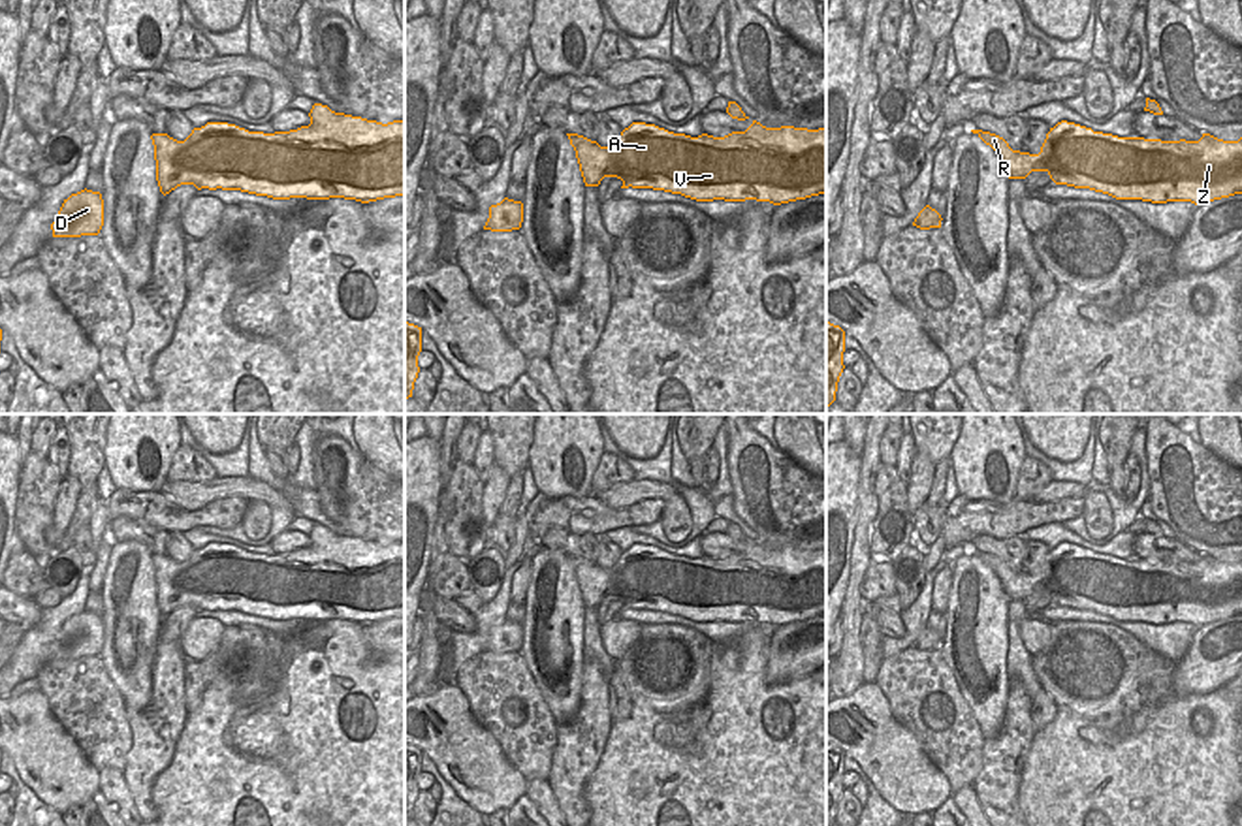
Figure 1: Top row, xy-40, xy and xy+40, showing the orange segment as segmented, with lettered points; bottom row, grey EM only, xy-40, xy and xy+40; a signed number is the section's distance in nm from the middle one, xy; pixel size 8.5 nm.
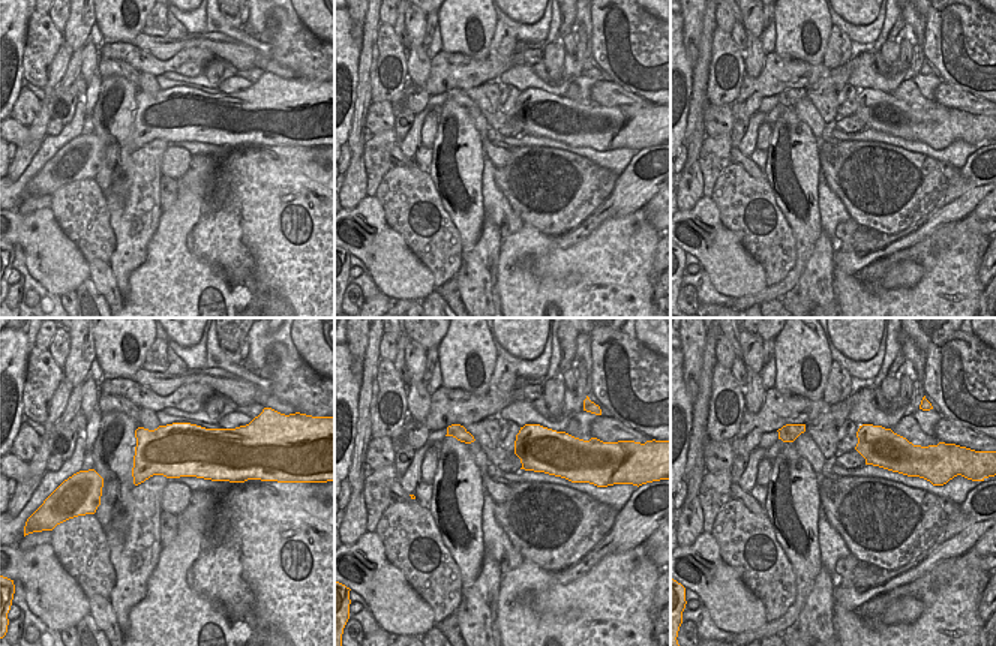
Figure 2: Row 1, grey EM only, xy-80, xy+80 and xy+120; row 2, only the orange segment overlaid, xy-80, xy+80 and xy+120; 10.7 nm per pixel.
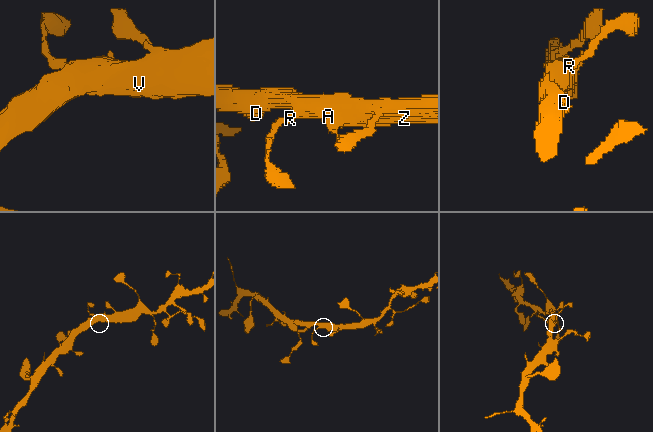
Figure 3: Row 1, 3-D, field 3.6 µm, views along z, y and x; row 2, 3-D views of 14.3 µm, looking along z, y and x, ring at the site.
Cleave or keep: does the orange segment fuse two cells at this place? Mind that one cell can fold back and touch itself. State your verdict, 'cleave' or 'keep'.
keep

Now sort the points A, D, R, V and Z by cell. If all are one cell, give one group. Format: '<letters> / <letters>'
A D R V Z

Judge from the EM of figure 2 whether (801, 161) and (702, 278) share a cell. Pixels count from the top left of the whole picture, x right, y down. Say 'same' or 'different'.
different

